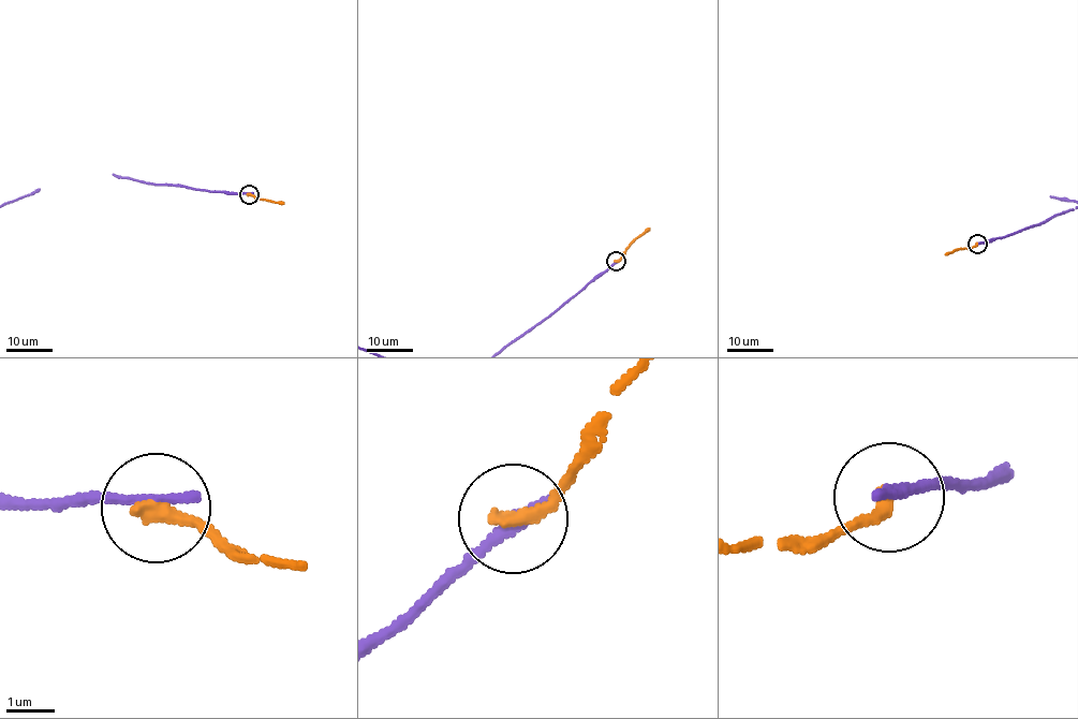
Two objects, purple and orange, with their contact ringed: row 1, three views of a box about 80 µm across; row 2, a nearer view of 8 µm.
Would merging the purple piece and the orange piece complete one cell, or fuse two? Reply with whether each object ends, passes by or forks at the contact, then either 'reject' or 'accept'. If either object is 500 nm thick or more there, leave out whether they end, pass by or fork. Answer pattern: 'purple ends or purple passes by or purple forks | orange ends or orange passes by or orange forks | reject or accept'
purple ends | orange ends | reject

